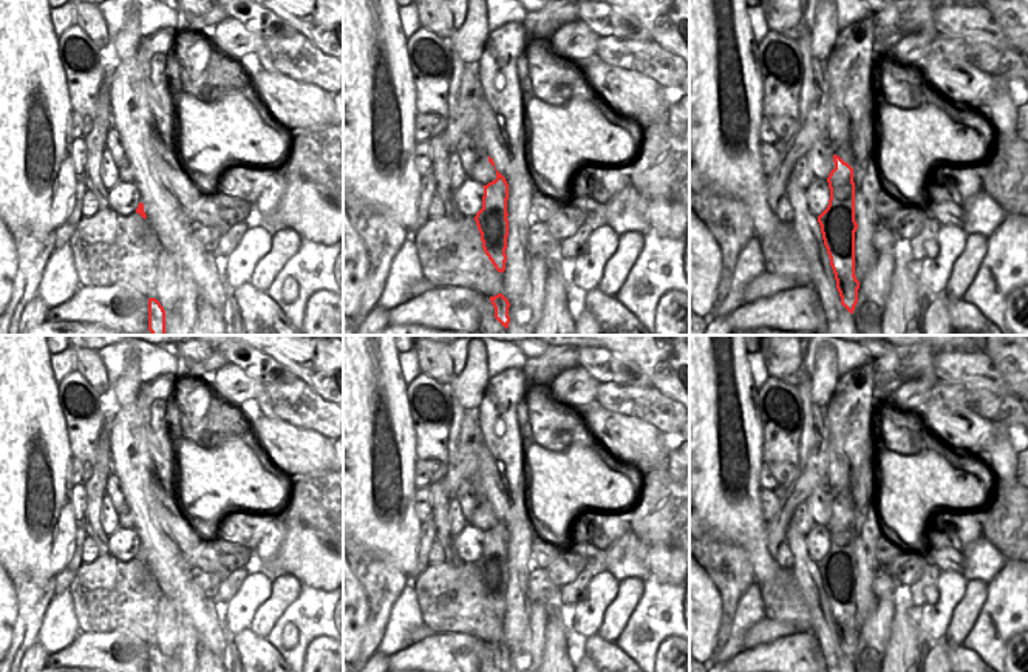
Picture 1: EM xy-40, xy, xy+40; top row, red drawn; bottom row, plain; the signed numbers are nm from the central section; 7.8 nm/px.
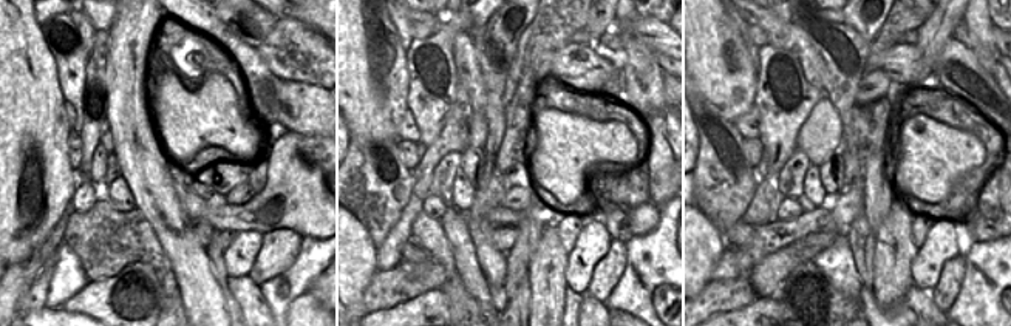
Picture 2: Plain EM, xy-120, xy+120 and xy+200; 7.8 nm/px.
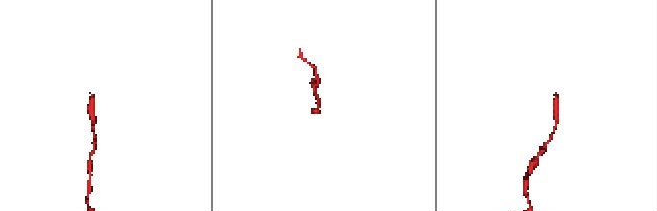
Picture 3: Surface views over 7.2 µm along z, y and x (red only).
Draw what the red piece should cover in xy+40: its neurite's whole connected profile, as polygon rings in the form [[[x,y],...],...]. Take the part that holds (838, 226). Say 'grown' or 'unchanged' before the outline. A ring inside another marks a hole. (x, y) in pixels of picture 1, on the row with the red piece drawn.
unchanged; [[[833,154],[835,168],[827,182],[830,199],[818,216],[824,246],[835,273],[841,304],[853,314],[858,303],[860,281],[855,277],[855,182],[853,168]]]

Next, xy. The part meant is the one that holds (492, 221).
unchanged; [[[496,170],[496,179],[484,187],[482,209],[475,221],[481,233],[482,249],[498,272],[505,270],[509,236],[509,184]]]

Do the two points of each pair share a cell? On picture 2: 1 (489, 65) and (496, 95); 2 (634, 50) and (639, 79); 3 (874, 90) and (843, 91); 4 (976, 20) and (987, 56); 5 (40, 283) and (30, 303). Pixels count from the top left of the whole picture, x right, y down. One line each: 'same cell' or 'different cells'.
1: same cell
2: same cell
3: different cells
4: same cell
5: same cell

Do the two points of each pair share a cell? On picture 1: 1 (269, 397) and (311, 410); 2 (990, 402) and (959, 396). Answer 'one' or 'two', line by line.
1: one
2: one

